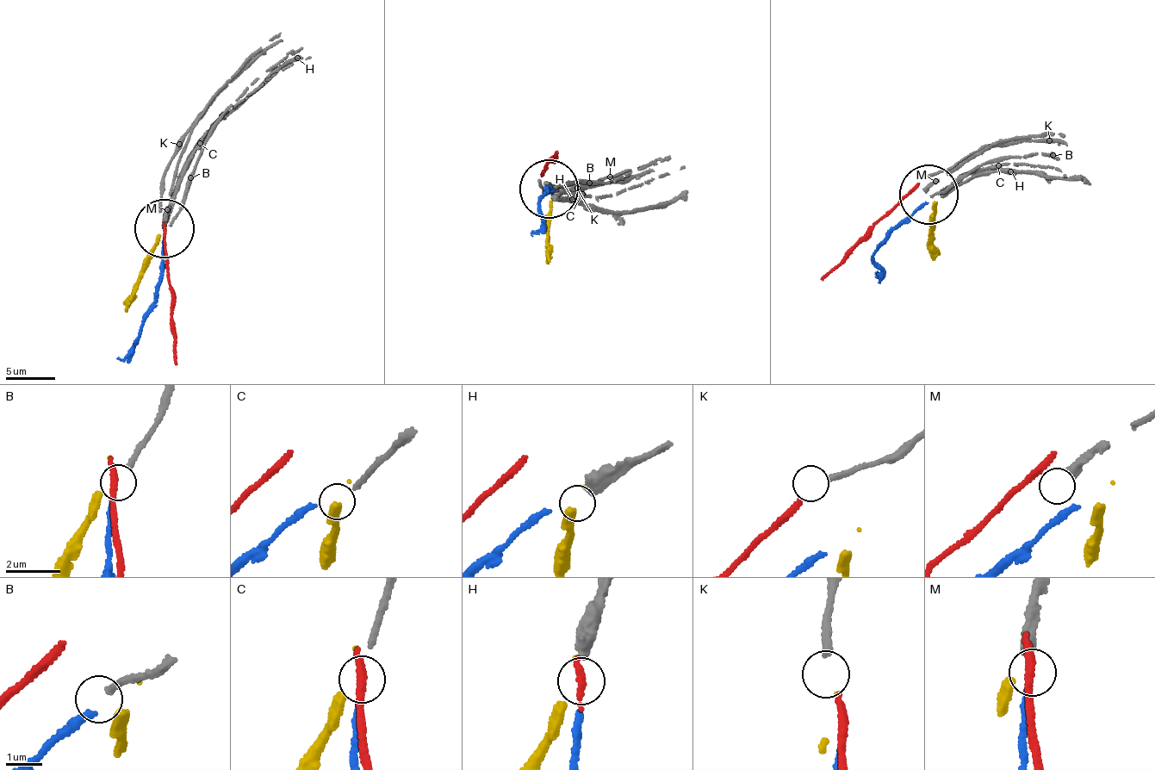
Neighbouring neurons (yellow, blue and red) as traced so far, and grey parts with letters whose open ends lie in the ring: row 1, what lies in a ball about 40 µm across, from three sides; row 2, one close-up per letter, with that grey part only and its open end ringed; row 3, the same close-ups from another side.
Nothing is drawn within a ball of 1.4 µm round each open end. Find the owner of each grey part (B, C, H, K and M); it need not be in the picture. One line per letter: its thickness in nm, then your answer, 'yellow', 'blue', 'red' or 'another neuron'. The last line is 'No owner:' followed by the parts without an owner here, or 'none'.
B: 180 nm thick; another neuron
C: 160 nm thick; blue
H: 440 nm thick; yellow
K: 220 nm thick; red
M: 320 nm thick; another neuron
No owner: B, M

